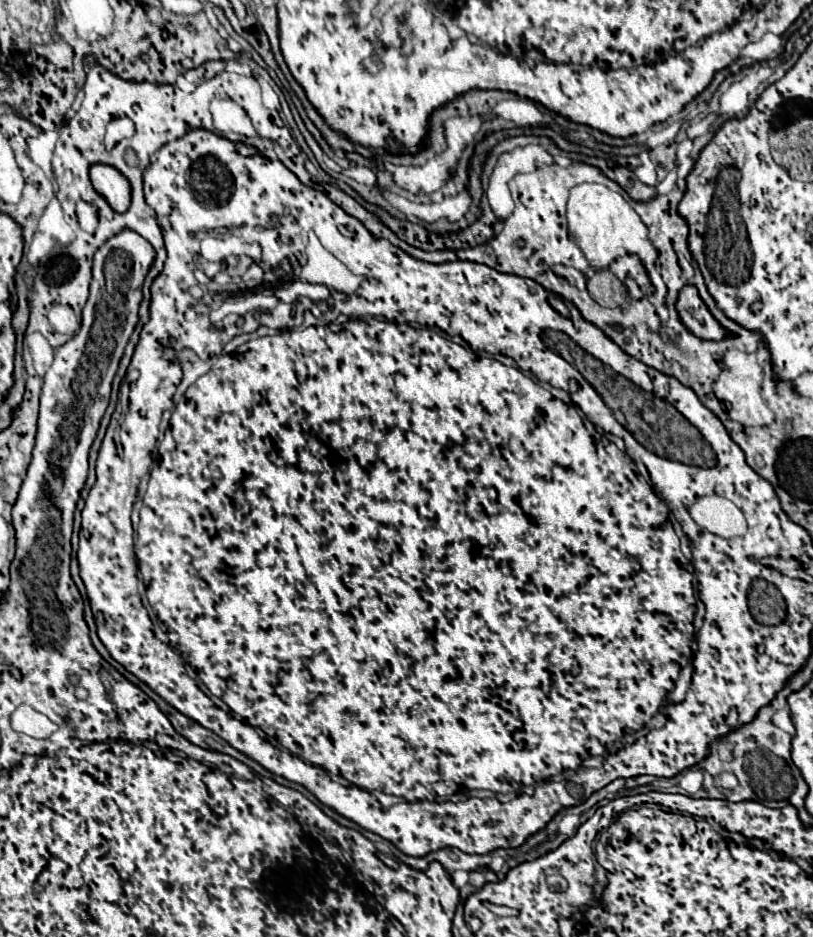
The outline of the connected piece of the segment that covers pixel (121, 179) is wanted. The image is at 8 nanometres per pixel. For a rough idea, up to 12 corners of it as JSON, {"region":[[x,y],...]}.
{"region":[[93,165],[95,191],[115,211],[127,211],[131,186],[109,165]]}

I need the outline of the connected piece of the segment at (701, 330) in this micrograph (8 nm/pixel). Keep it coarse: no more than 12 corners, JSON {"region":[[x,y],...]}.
{"region":[[685,285],[677,311],[701,339],[731,337],[707,309],[697,287]]}

